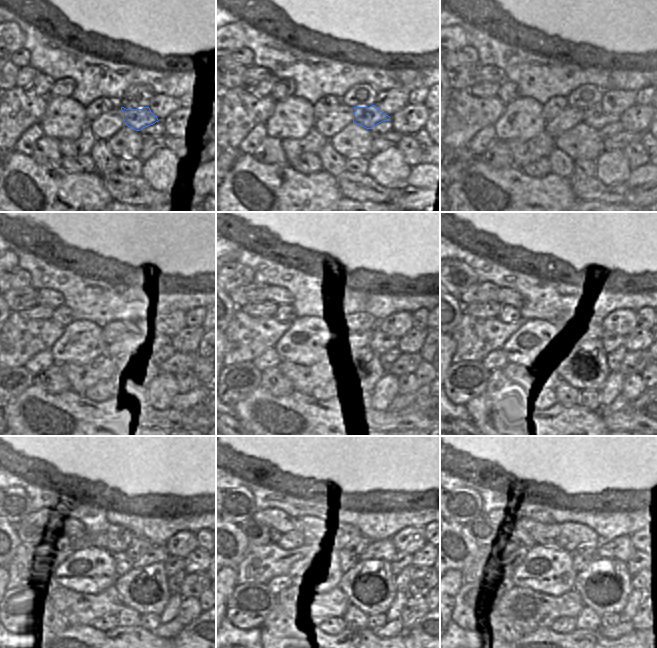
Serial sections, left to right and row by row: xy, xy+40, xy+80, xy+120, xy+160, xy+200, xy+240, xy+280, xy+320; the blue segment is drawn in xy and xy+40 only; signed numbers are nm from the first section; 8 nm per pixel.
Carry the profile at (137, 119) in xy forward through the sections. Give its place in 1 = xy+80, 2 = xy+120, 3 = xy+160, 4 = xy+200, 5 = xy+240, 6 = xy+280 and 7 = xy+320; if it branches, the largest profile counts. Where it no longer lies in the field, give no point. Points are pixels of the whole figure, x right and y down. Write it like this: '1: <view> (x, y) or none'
1: xy+80 (595, 117)
2: xy+120 (150, 340)
3: xy+160 (381, 343)
4: xy+200 (609, 341)
5: xy+240 (173, 565)
6: xy+280 (403, 565)
7: xy+320 (638, 561)

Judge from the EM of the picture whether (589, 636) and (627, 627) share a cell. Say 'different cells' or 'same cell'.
different cells

